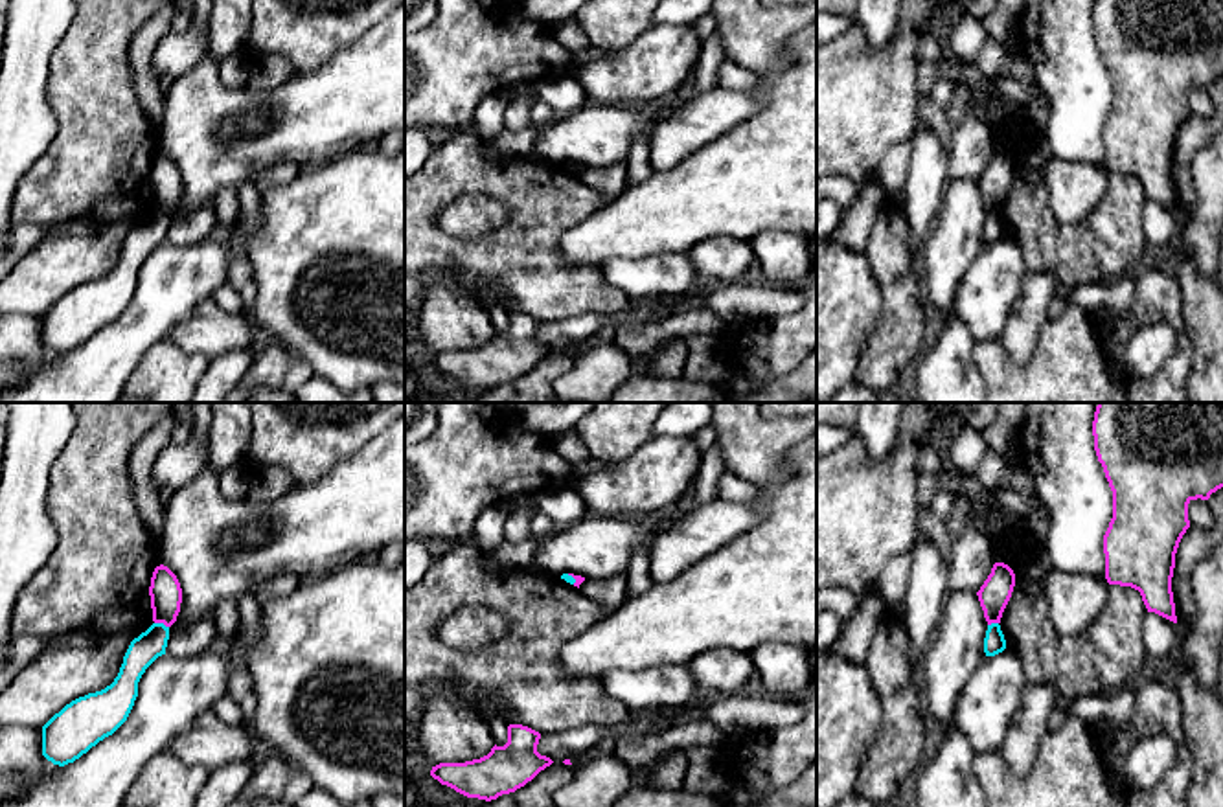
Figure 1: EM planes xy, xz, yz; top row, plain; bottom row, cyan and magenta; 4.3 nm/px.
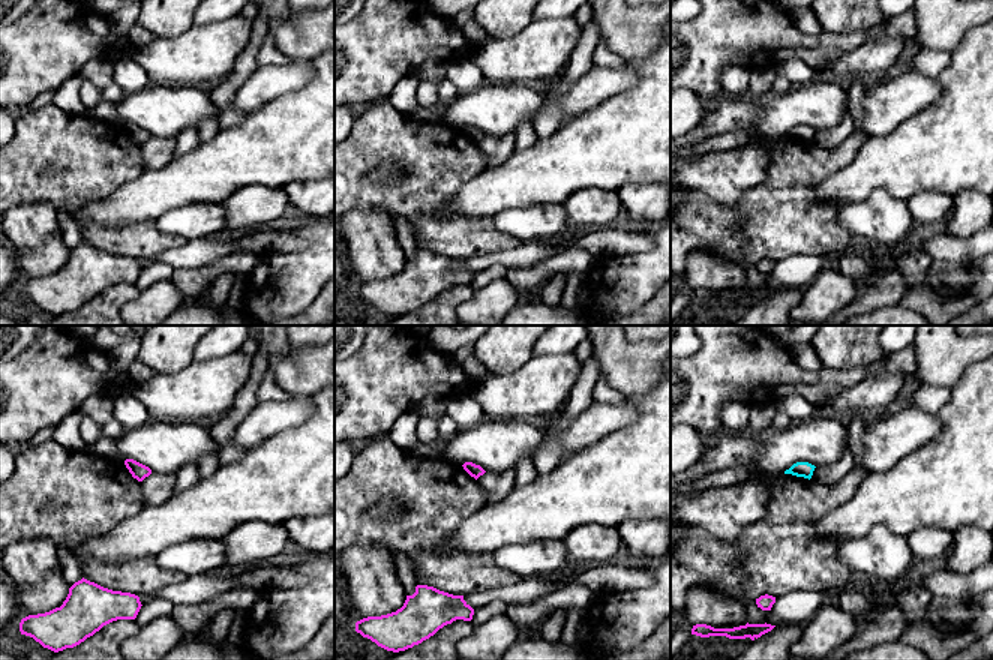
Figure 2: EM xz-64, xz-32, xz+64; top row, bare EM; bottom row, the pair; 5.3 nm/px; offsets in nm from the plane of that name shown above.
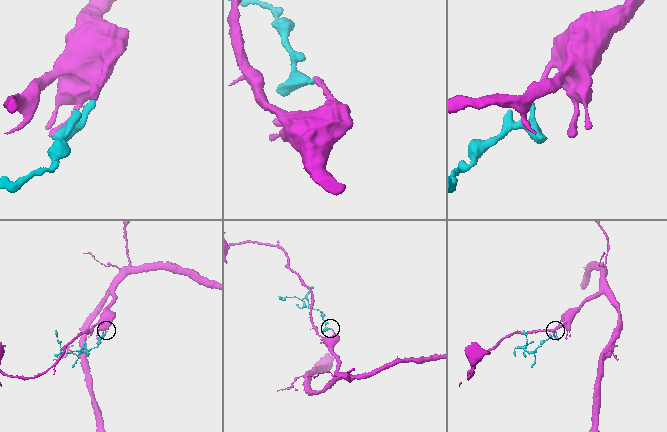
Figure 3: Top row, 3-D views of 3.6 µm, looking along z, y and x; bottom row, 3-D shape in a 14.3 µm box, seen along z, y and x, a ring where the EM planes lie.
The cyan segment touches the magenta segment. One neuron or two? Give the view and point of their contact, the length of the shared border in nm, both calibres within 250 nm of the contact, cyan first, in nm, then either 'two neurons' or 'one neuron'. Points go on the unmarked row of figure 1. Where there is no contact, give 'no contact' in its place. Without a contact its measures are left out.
xy (162, 212) | 70 nm | 130/140 nm | two neurons

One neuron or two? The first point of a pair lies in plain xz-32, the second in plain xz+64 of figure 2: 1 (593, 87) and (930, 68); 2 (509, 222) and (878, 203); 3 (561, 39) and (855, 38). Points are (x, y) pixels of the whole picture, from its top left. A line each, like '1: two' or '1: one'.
1: two
2: one
3: two

